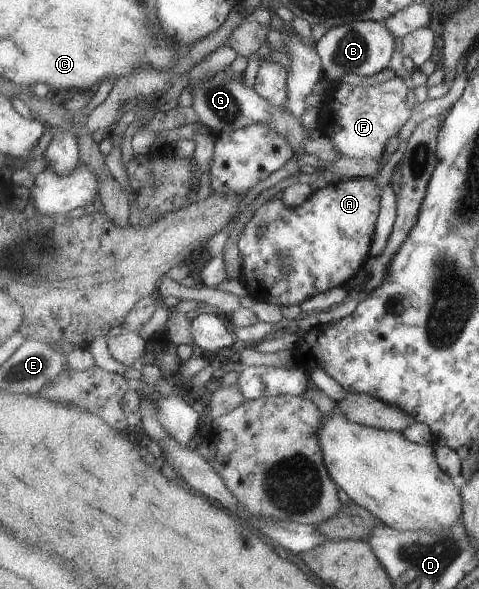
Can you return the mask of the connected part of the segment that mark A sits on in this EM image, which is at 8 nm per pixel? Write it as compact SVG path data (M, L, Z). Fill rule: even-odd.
M355 177L331 183L295 208L287 206L283 198L271 198L253 215L238 240L241 272L246 278L242 283L248 287L252 300L301 306L310 298L349 284L364 270L372 258L382 211L383 192L372 179ZM264 225L268 231L260 239ZM285 261L293 263L291 273L282 269Z

